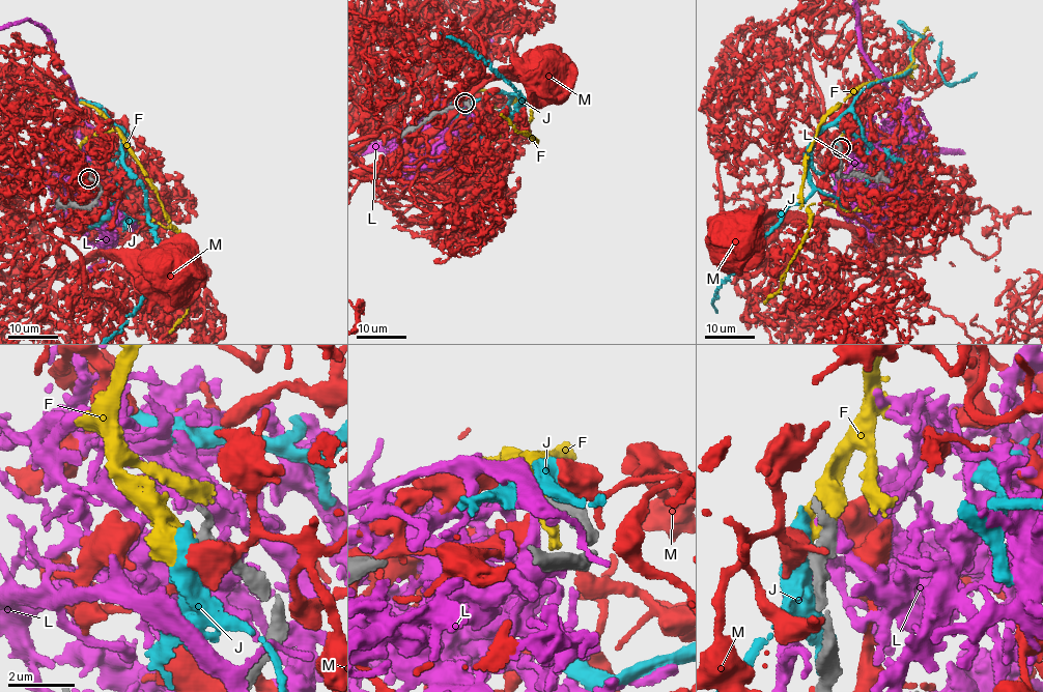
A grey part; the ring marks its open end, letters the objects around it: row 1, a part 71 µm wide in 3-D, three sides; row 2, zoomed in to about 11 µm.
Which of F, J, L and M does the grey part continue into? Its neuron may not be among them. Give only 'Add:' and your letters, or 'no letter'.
Add: F

